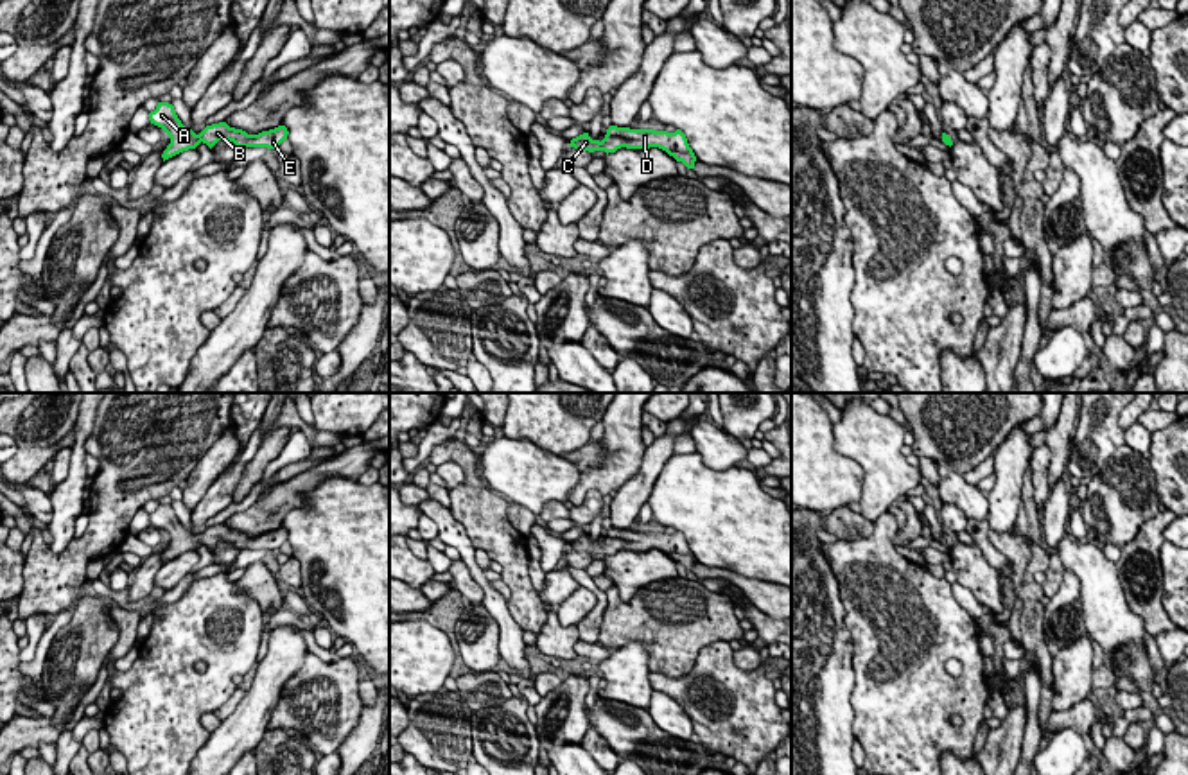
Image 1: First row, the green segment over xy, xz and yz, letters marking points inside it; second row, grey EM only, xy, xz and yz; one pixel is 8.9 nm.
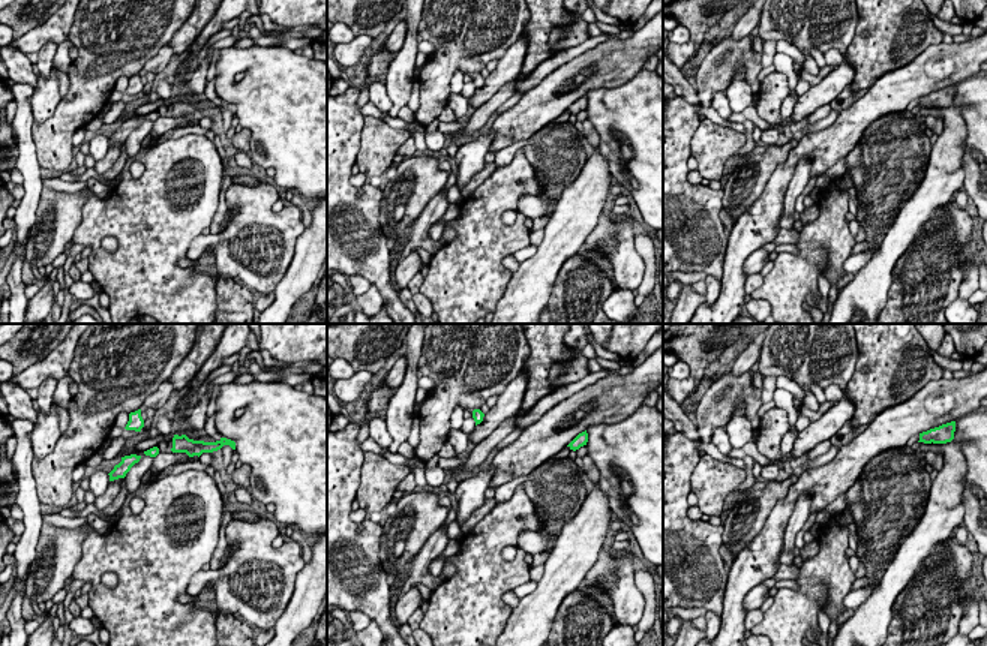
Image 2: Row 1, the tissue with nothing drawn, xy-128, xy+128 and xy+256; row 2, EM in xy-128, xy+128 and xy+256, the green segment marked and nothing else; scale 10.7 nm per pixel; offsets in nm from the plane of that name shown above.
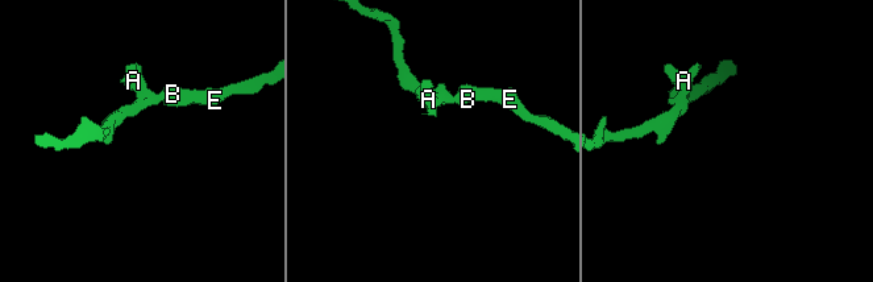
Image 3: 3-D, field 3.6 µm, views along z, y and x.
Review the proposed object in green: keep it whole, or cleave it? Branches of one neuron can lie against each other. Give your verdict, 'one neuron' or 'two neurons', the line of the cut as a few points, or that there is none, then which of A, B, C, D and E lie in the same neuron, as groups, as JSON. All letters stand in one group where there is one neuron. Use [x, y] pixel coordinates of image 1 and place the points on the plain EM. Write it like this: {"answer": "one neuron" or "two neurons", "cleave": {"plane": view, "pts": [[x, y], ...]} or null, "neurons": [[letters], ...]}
{"answer": "one neuron", "cleave": null, "neurons": [["A", "B", "C", "D", "E"]]}

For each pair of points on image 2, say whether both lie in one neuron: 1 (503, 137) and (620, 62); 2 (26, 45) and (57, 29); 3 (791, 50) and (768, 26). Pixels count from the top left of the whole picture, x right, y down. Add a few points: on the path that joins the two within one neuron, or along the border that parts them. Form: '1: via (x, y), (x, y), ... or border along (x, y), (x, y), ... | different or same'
1: via (531, 111), (554, 90), (560, 89), (591, 63) | same
2: via (33, 41), (50, 32) | same
3: border along (777, 39), (786, 39), (801, 53) | different

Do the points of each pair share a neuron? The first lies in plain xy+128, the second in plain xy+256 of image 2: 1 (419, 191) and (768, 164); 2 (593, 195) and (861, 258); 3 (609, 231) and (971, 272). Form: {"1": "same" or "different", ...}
{"1": "same", "2": "different", "3": "same"}

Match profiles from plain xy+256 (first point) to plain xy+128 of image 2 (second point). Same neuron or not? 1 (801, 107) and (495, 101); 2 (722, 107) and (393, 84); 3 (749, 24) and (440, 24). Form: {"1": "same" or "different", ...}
{"1": "different", "2": "different", "3": "different"}

